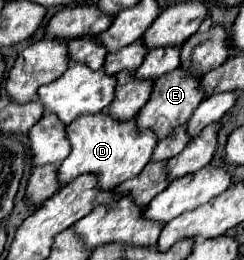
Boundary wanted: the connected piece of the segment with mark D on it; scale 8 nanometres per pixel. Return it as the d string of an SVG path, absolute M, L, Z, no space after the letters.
M108 112L100 114L82 114L68 128L68 140L72 144L70 156L60 164L60 182L68 184L80 174L98 174L98 186L102 190L112 190L124 180L130 180L142 172L150 162L152 152L158 144L154 130L140 130L136 118L116 120Z

